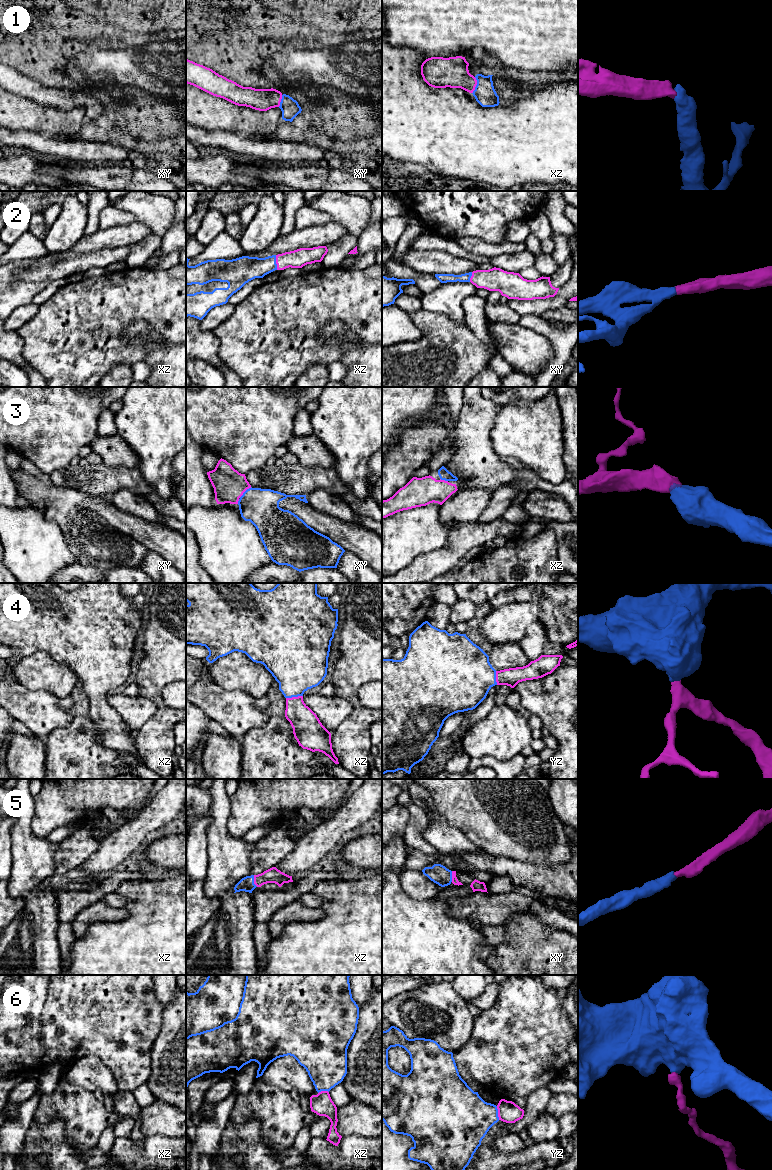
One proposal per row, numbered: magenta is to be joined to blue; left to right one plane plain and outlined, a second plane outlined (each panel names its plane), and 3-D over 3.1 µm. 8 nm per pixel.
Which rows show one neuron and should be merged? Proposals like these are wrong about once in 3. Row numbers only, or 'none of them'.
1, 2, 3, 4, 5

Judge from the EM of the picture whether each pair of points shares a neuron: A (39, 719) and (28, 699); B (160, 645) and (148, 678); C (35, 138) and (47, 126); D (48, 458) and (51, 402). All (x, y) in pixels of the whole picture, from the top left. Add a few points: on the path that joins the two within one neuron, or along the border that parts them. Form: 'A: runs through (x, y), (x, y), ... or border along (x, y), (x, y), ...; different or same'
A: runs through (34, 714), (27, 707), (28, 704); same
B: runs through (160, 653), (160, 666), (156, 670); same
C: border along (17, 131), (36, 131), (63, 138); different
D: runs through (49, 444), (49, 416); same

